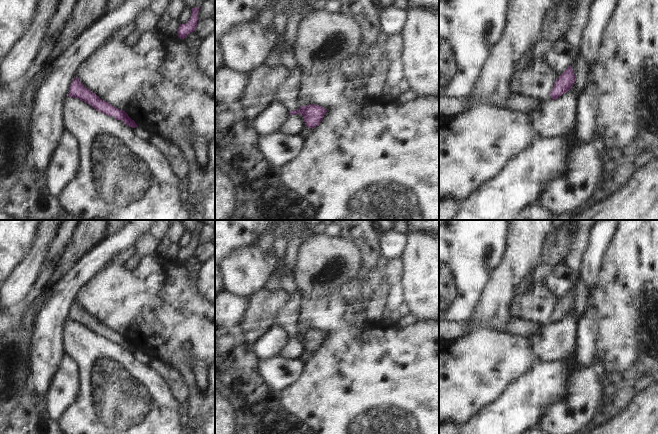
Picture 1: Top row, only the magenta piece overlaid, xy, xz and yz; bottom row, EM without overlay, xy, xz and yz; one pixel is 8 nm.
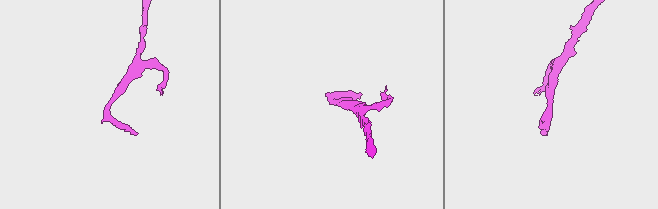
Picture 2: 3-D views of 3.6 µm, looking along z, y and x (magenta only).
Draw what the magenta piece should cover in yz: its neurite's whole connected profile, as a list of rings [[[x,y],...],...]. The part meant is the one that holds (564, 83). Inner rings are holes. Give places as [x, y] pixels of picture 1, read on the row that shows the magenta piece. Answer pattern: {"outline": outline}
{"outline": [[[570,65],[561,75],[555,80],[553,89],[547,98],[539,98],[525,95],[510,94],[504,99],[503,107],[512,112],[520,112],[522,114],[532,115],[537,110],[543,108],[549,101],[559,98],[563,93],[569,91],[575,82],[572,66]]]}

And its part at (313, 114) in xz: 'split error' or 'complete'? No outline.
split error

